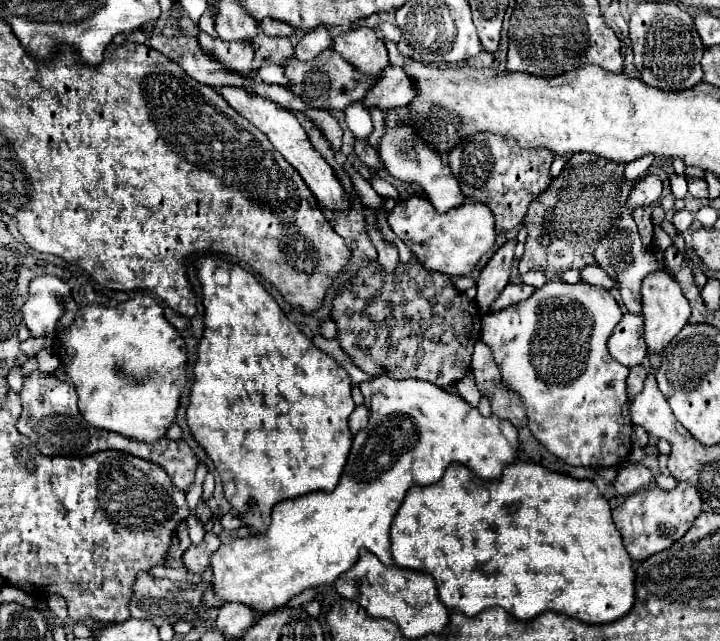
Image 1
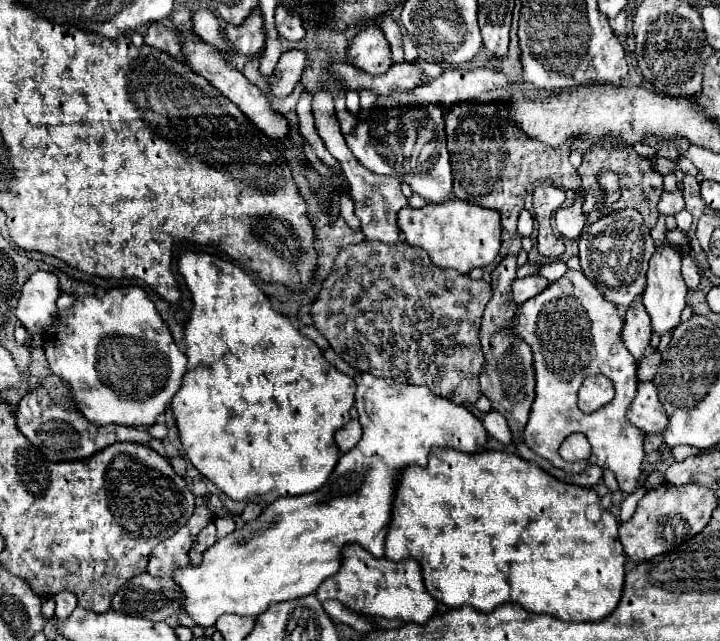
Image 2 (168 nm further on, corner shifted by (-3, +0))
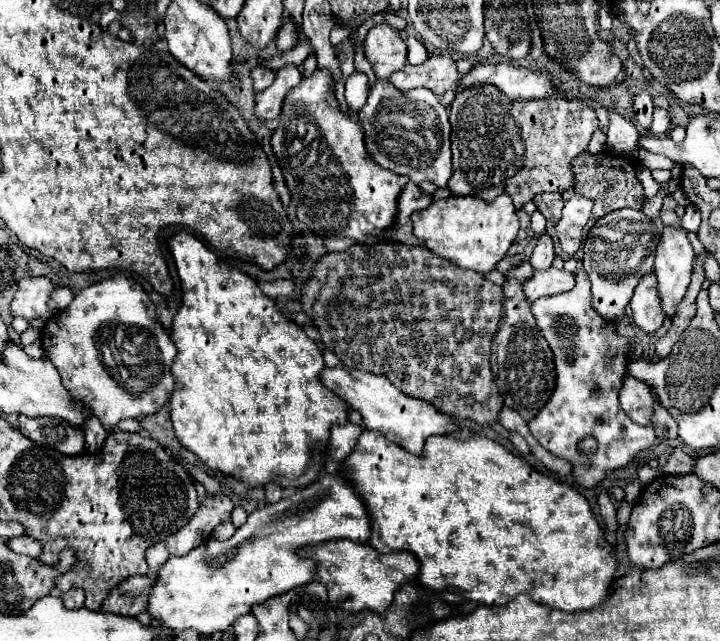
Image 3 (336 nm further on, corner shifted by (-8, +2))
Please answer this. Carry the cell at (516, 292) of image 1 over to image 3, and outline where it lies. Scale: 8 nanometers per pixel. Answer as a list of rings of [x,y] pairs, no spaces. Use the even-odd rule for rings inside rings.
[[[554,267],[546,269],[546,271],[534,271],[534,275],[530,279],[524,281],[524,295],[530,303],[534,303],[536,299],[544,297],[544,295],[554,295],[554,293],[562,293],[574,287],[574,275],[568,271],[558,271]]]

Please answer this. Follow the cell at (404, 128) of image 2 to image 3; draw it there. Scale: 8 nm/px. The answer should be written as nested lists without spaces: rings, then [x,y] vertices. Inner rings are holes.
[[[378,79],[368,97],[368,129],[364,129],[364,143],[368,157],[376,165],[408,177],[416,185],[428,179],[436,187],[446,187],[452,177],[448,111],[434,93],[430,107],[410,97],[410,93],[396,91],[388,81]]]

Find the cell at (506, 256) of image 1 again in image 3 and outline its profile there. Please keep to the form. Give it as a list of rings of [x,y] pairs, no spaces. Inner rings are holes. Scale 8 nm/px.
[[[522,261],[520,265],[506,271],[506,281],[502,285],[504,289],[504,307],[502,307],[502,321],[498,325],[498,331],[492,339],[492,357],[490,367],[496,381],[496,387],[504,399],[504,405],[518,411],[524,421],[530,421],[538,415],[540,407],[544,407],[548,395],[552,393],[552,383],[556,379],[554,367],[552,367],[552,351],[544,337],[540,335],[540,329],[536,327],[536,321],[530,313],[530,303],[524,299],[522,293],[522,281],[532,275],[532,267],[528,261]]]

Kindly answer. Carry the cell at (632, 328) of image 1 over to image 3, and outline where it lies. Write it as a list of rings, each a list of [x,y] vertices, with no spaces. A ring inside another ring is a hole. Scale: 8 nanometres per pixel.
[[[646,275],[644,279],[640,279],[634,297],[630,301],[632,307],[632,317],[634,323],[648,335],[656,333],[662,327],[664,321],[664,313],[660,311],[660,299],[656,295],[656,277],[654,275]]]

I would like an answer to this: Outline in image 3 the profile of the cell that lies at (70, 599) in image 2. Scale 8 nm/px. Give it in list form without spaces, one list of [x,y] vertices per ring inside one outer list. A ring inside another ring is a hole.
[[[70,589],[70,591],[62,593],[62,601],[64,601],[64,607],[68,607],[68,609],[82,607],[84,605],[84,591],[82,589]]]

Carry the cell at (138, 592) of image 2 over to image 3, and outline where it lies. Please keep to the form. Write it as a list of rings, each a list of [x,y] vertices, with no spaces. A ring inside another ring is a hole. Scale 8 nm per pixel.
[[[132,577],[112,589],[112,595],[104,601],[101,611],[118,613],[118,615],[140,615],[148,609],[148,597],[156,579]]]

